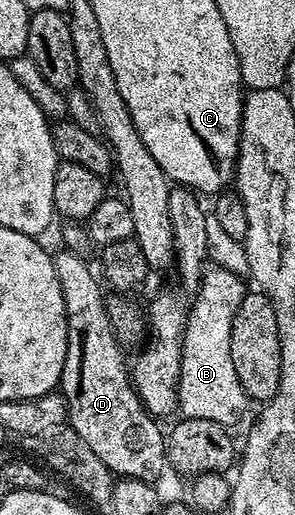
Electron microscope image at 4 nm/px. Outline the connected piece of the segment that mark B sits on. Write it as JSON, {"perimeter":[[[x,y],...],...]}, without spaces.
{"perimeter":[[[208,266],[202,272],[197,294],[194,295],[184,341],[181,343],[180,388],[178,408],[184,418],[211,420],[232,427],[244,415],[249,398],[238,379],[231,358],[231,325],[235,313],[247,293],[247,286],[239,275],[218,266]]]}

